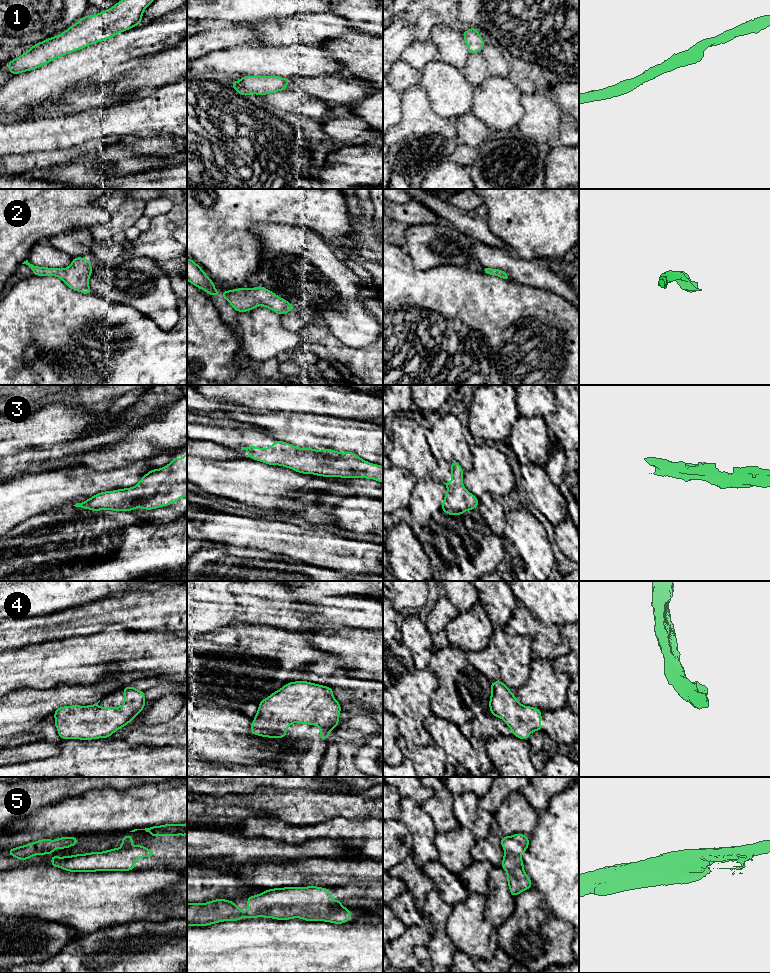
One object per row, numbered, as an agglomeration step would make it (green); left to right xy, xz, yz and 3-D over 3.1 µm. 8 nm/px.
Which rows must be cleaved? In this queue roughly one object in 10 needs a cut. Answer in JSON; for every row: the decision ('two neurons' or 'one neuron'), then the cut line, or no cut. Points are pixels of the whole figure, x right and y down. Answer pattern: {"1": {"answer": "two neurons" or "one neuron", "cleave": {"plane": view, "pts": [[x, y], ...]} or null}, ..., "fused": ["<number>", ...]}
{"1": {"answer": "one neuron", "cleave": null}, "2": {"answer": "one neuron", "cleave": null}, "3": {"answer": "one neuron", "cleave": null}, "4": {"answer": "one neuron", "cleave": null}, "5": {"answer": "one neuron", "cleave": null}, "fused": []}

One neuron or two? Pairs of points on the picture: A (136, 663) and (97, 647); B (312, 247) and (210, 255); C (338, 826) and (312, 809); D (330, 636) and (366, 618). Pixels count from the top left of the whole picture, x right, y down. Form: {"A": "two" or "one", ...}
{"A": "one", "B": "two", "C": "two", "D": "two"}

